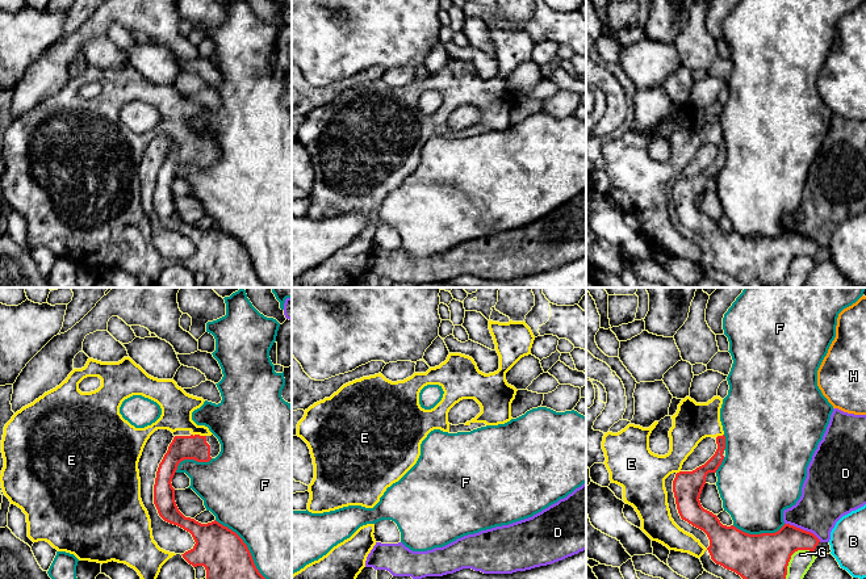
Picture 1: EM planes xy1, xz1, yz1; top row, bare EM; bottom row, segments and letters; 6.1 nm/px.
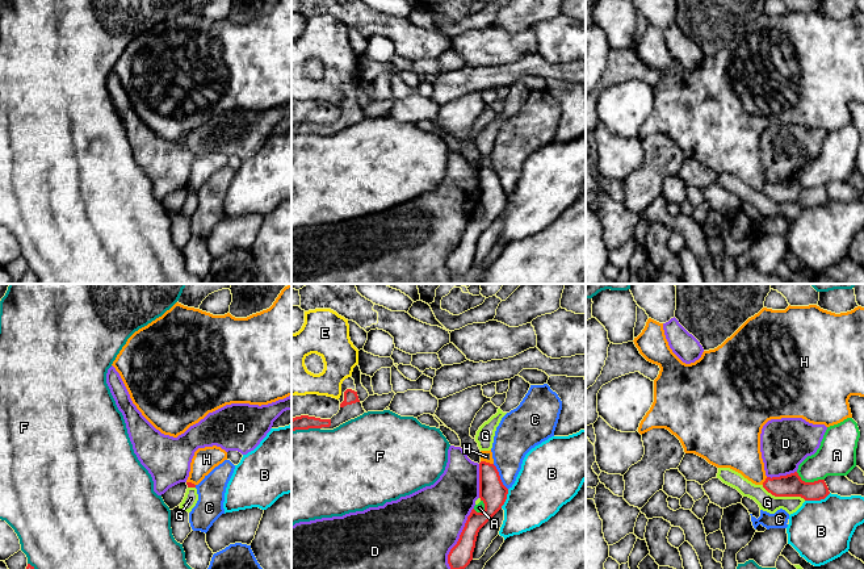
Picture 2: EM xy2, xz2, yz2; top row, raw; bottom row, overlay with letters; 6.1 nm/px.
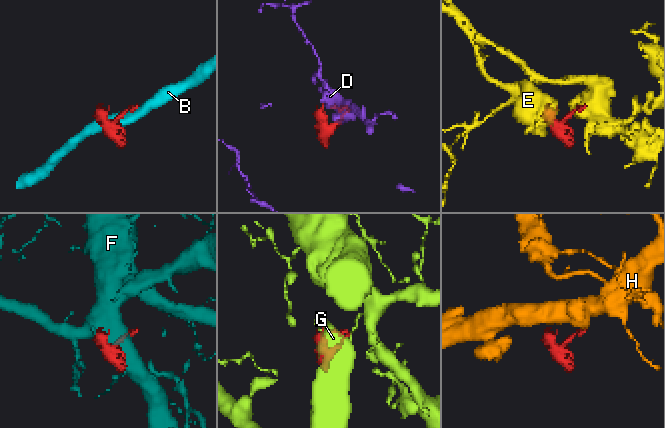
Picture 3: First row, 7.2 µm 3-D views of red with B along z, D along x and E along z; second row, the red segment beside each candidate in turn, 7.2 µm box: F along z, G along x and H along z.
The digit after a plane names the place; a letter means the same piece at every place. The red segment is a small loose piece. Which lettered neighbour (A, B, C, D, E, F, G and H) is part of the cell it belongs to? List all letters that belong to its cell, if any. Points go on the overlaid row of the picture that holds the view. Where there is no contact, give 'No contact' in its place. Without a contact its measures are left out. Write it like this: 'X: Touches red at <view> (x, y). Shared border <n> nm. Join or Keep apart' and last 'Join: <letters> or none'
A: Touches red at yz2 (809, 482). Shared border 180 nm. Keep apart
B: Touches red at yz2 (817, 500). Shared border 170 nm. Keep apart
C: Touches red at xz2 (499, 477). Shared border 180 nm. Keep apart
D: Touches red at xz2 (460, 538). Shared border 400 nm. Keep apart
E: Touches red at xy1 (199, 435). Shared border 90 nm. Join
F: Touches red at xy1 (246, 545). Shared border 480 nm. Keep apart
G: Touches red at yz1 (790, 557). Shared border 240 nm. Keep apart
H: Touches red at xz2 (487, 463). Shared border 80 nm. Keep apart
Join: E

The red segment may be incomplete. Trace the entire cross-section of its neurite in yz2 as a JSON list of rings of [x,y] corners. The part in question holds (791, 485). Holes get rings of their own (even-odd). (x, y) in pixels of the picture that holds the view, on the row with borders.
[[[797,472],[780,477],[767,477],[763,488],[775,497],[801,497],[805,501],[821,501],[830,494],[825,480],[805,482]]]

